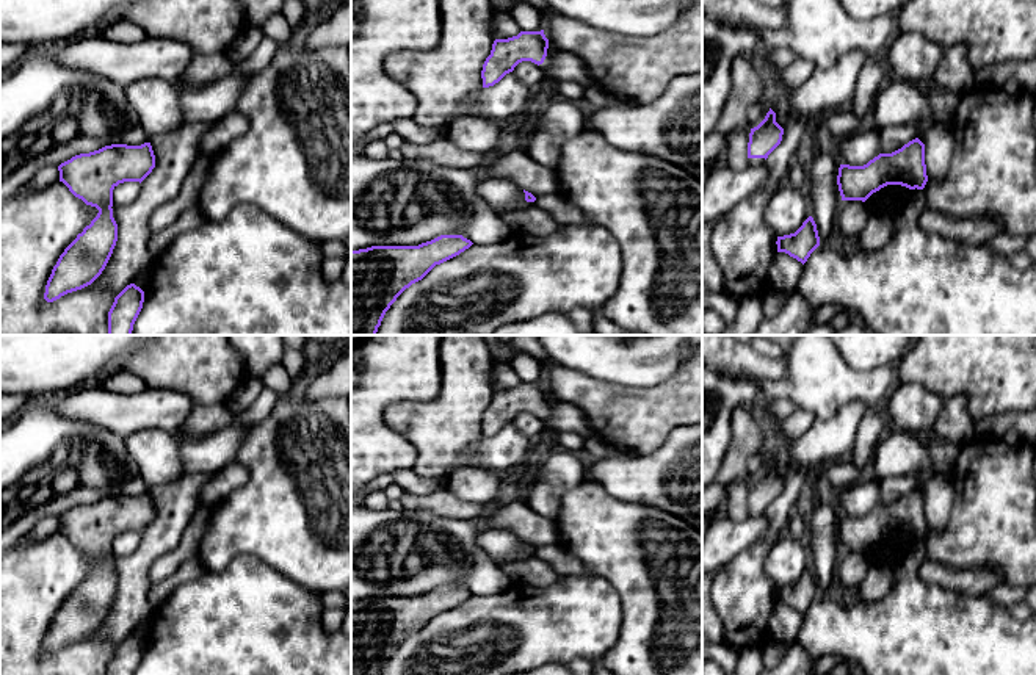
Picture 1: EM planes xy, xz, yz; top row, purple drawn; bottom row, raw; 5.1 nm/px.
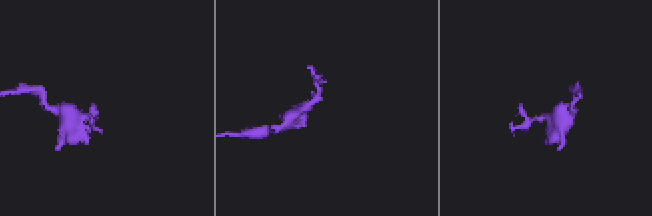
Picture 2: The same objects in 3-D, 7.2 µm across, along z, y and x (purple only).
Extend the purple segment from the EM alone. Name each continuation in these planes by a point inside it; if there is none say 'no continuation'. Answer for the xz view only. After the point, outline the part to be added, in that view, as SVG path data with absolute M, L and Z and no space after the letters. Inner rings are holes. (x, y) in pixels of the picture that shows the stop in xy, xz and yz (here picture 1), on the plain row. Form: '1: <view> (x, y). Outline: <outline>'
1: xz (558, 417). Outline: M550 393L547 399L547 407L539 418L544 421L545 429L553 432L577 432L588 434L588 420L585 412L571 402L560 402Z

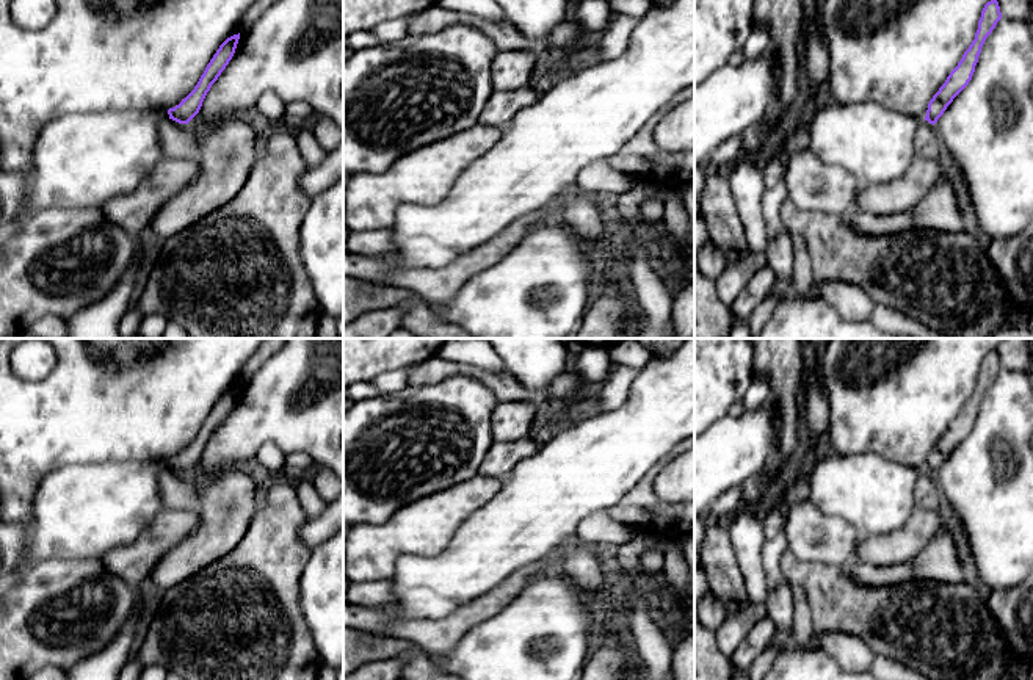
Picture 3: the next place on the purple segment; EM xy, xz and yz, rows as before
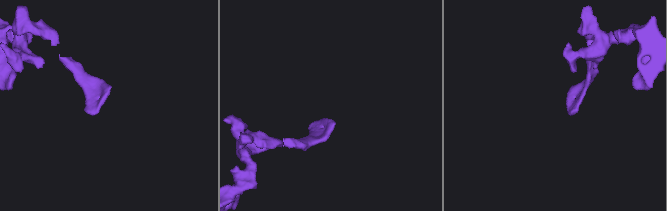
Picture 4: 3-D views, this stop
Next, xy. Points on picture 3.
no continuation

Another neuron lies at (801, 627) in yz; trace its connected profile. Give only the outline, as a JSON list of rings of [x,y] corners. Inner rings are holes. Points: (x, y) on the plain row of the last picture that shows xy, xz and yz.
[[[792,586],[792,595],[793,595],[793,622],[790,628],[792,644],[799,649],[804,649],[812,633],[809,602],[804,589],[799,586]]]

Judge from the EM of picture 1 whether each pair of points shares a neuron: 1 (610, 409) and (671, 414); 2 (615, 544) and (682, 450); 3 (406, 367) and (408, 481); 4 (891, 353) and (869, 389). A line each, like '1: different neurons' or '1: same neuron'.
1: same neuron
2: different neurons
3: different neurons
4: different neurons

